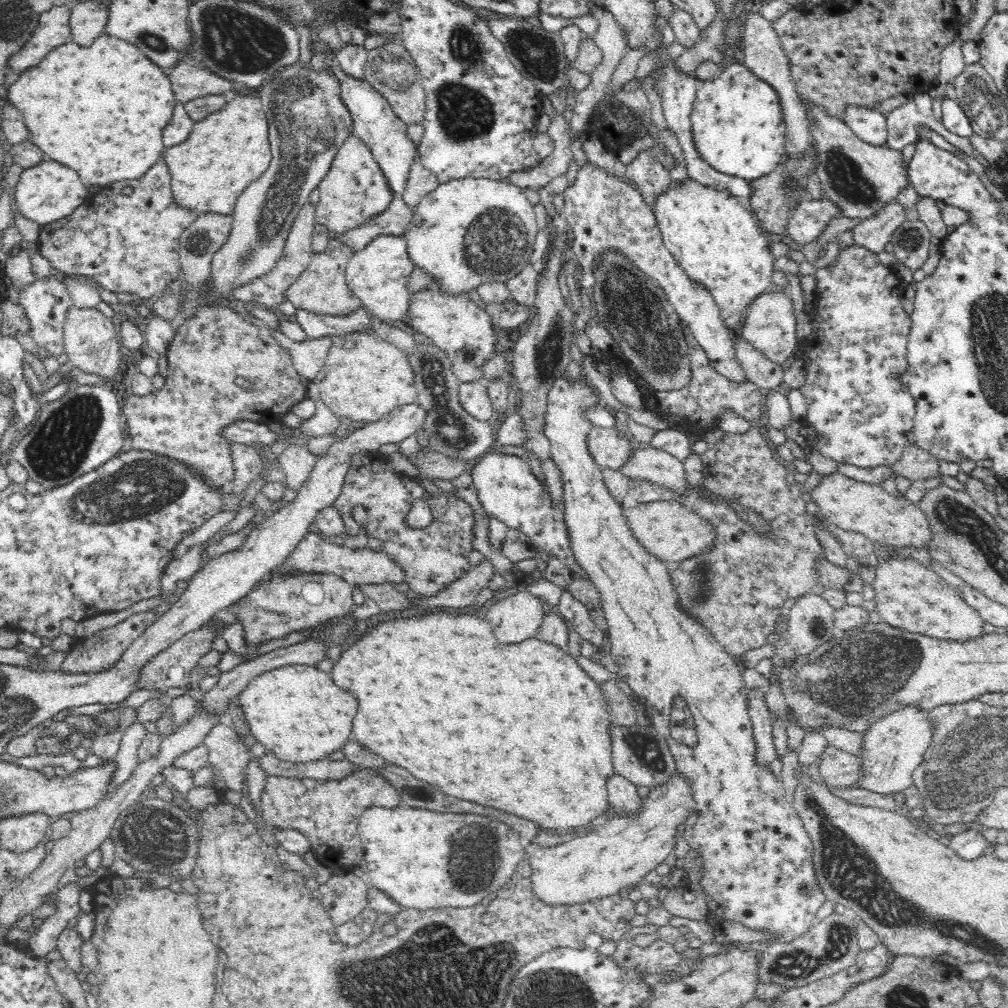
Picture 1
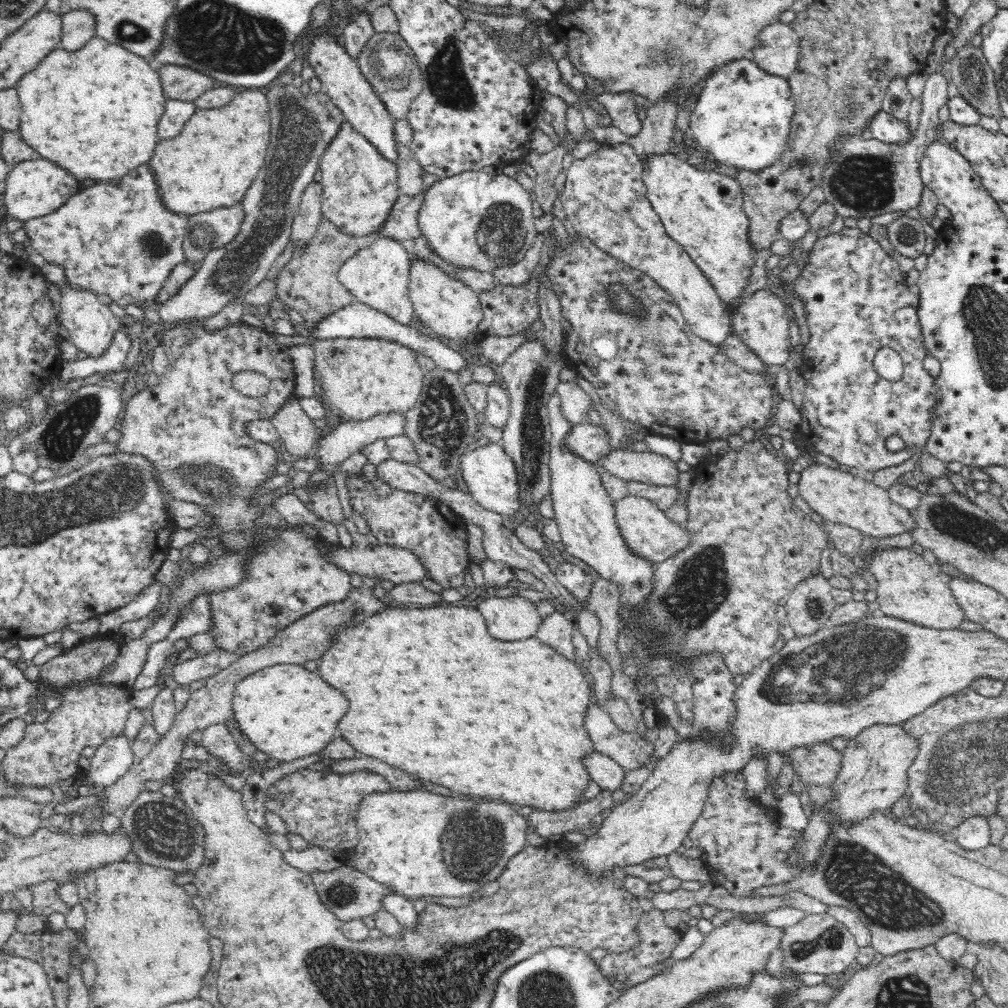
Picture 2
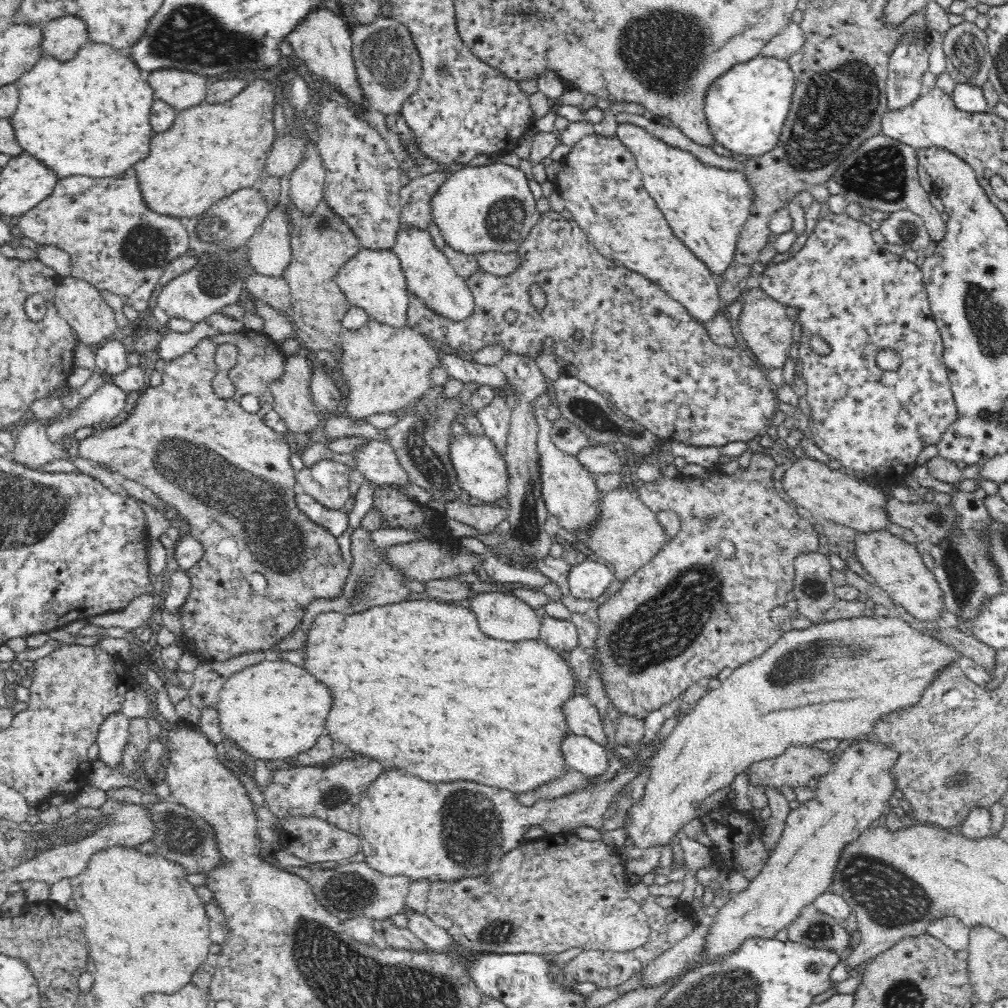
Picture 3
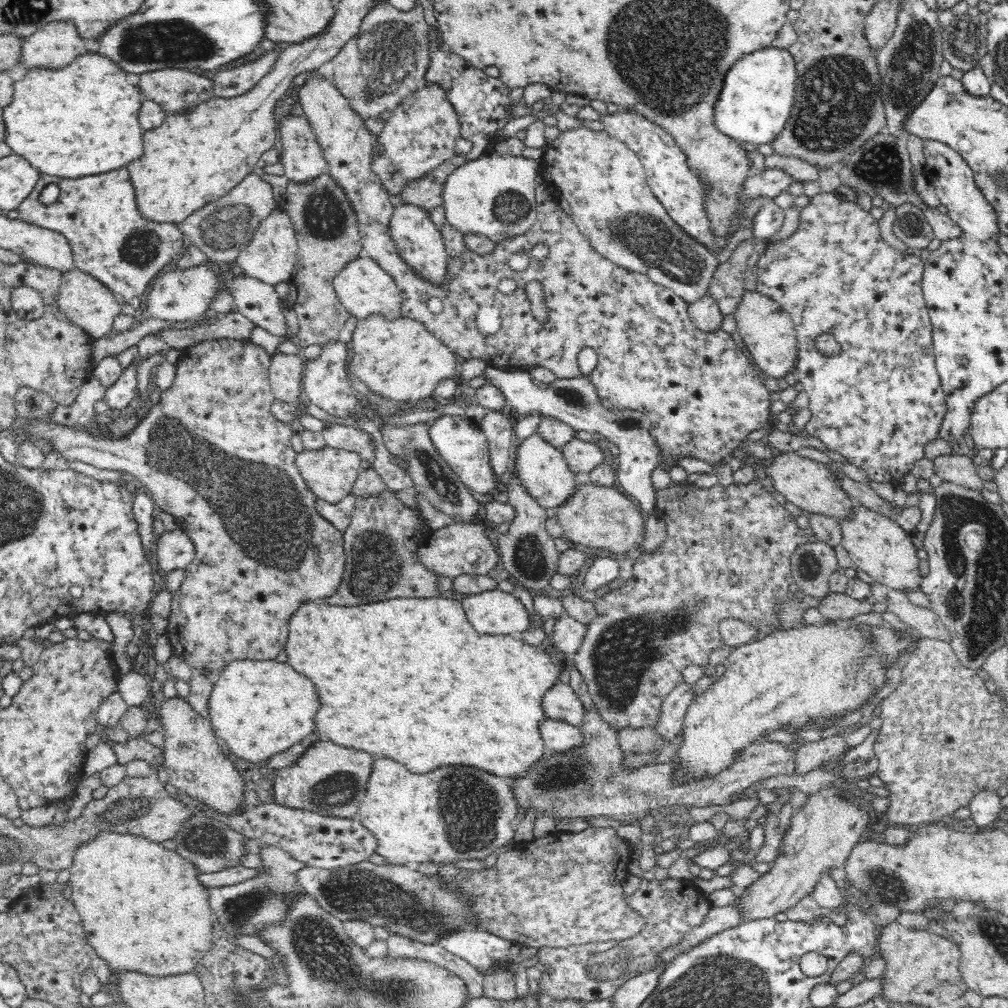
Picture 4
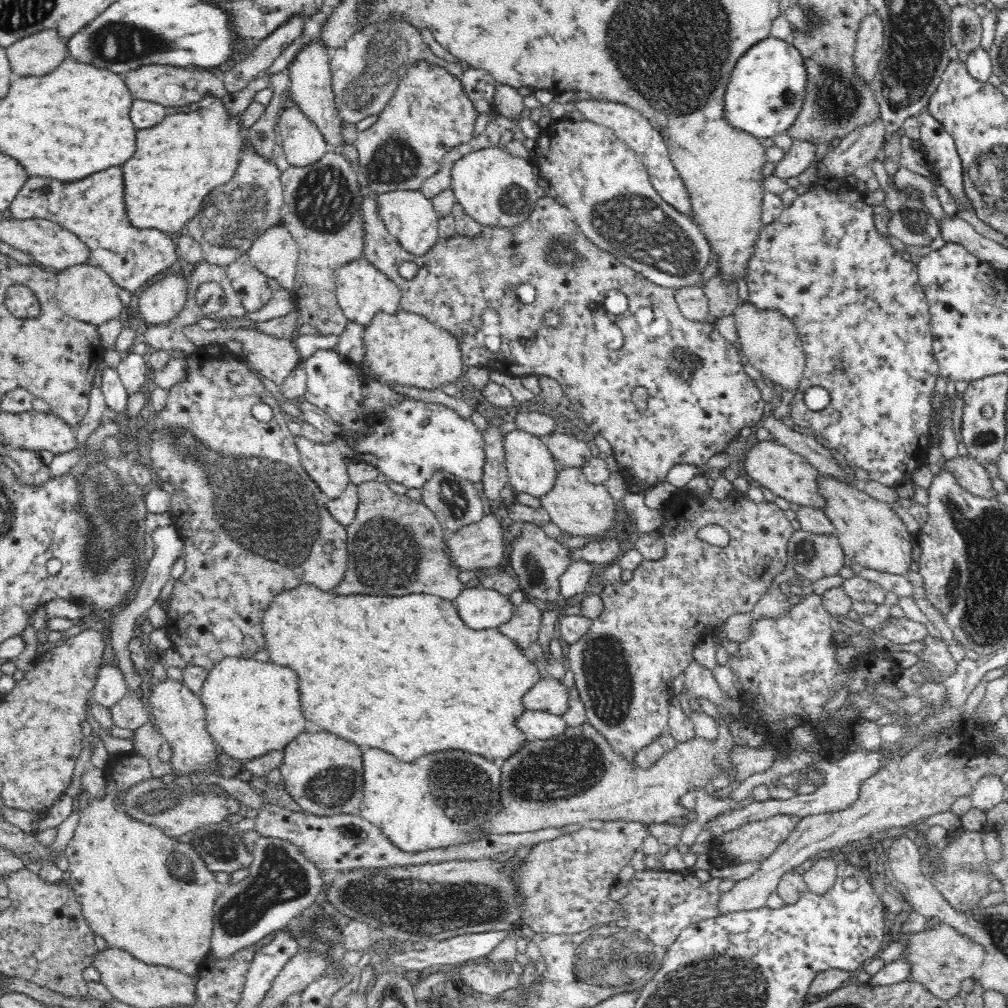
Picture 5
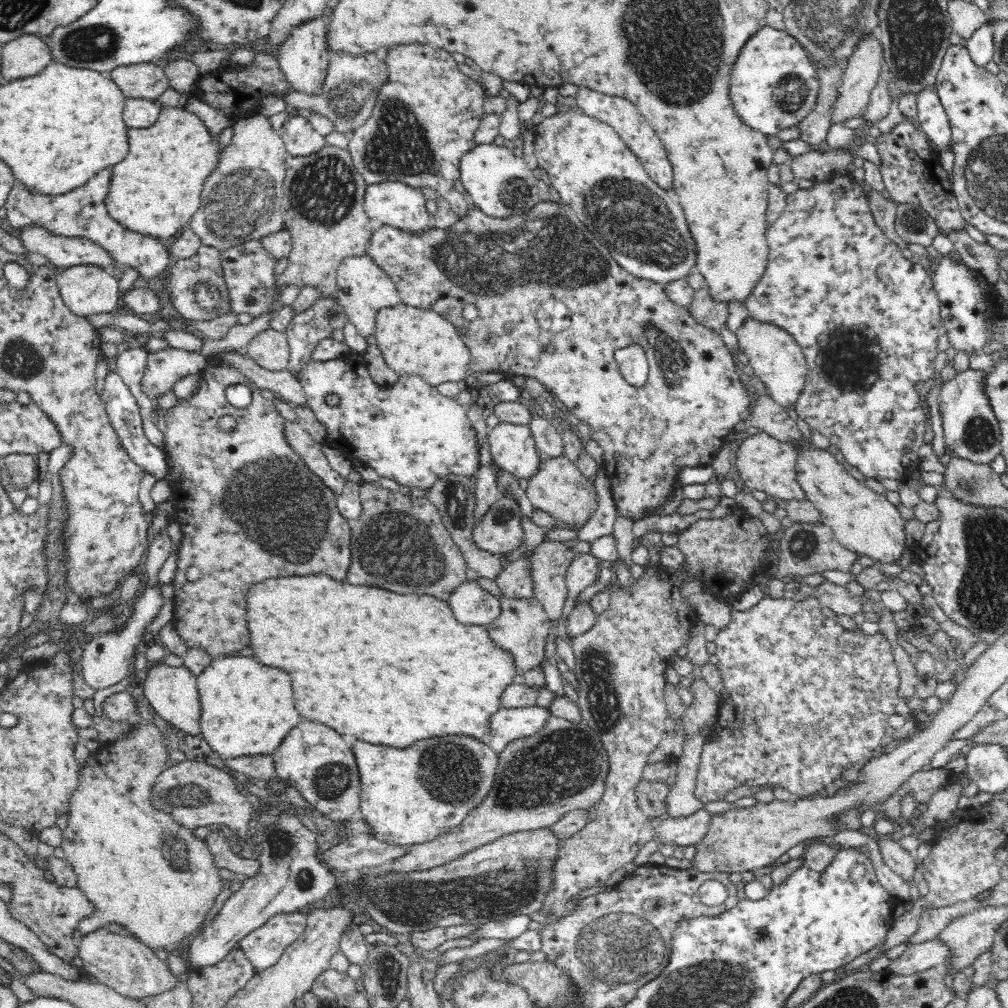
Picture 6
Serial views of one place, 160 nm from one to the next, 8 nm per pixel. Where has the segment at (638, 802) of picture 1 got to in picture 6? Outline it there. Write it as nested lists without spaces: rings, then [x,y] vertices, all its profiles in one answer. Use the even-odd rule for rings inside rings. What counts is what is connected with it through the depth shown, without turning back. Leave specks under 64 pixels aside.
[[[540,706],[504,707],[490,717],[491,733],[487,742],[493,750],[501,753],[512,740],[534,736],[551,716],[549,708]]]

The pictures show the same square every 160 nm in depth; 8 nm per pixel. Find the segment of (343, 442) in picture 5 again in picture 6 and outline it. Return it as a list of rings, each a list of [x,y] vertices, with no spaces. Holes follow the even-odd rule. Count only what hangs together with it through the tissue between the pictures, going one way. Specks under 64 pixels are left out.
[[[286,421],[284,433],[286,433],[286,441],[289,446],[302,458],[306,467],[312,470],[324,482],[324,485],[332,490],[334,495],[340,495],[346,485],[345,479],[330,467],[328,458],[322,451],[322,445],[315,442],[312,436],[296,421]]]

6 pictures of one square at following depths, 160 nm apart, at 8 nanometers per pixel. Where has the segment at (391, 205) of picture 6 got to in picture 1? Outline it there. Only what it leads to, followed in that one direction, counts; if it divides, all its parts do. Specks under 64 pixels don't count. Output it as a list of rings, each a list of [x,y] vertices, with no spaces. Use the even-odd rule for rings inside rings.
[[[422,289],[410,299],[405,325],[446,353],[460,384],[485,382],[481,366],[499,349],[491,316],[466,295],[446,295],[436,289]]]

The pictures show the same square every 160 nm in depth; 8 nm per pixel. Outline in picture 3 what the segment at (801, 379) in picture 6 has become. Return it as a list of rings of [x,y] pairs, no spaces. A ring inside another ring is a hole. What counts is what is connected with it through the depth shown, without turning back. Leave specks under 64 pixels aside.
[[[750,289],[743,296],[743,307],[734,325],[739,329],[744,340],[744,346],[750,351],[760,366],[766,371],[773,368],[783,368],[789,357],[788,350],[792,344],[794,323],[788,318],[786,307],[769,297],[764,290]]]

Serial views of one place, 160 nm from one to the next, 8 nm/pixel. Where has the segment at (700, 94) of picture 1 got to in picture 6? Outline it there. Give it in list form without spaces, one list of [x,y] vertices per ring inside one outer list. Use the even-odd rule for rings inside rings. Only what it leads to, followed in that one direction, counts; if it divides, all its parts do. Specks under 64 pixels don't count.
[[[766,25],[746,41],[733,64],[730,100],[736,115],[764,135],[796,127],[818,102],[819,74],[806,50],[785,30]]]

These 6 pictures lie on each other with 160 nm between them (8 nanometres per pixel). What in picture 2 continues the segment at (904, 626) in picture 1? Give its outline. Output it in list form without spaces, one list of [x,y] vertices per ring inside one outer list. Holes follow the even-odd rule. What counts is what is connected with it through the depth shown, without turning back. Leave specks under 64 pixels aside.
[[[910,549],[882,550],[870,562],[875,576],[877,602],[884,615],[936,630],[958,629],[967,620],[951,588],[936,566],[930,566]]]

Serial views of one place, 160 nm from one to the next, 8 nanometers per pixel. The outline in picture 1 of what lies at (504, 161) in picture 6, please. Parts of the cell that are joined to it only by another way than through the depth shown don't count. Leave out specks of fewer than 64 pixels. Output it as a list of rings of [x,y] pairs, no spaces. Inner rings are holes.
[[[461,178],[451,180],[450,182],[440,183],[430,194],[427,194],[414,208],[413,220],[408,226],[408,230],[402,235],[407,246],[407,257],[410,257],[414,268],[418,267],[418,271],[427,274],[431,280],[436,283],[436,286],[428,289],[436,289],[446,295],[466,295],[470,291],[477,290],[477,288],[487,282],[506,282],[508,279],[514,278],[517,274],[522,272],[522,269],[528,265],[528,259],[533,251],[533,244],[536,234],[539,230],[536,224],[534,214],[534,206],[527,199],[523,188],[512,183],[495,181],[489,178]]]

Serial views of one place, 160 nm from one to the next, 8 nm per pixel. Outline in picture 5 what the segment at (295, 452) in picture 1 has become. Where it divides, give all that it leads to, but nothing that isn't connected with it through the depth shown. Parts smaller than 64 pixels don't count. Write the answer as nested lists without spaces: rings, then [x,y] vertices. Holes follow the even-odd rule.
[[[188,325],[181,327],[182,332],[188,337],[197,347],[202,347],[206,344],[216,344],[224,346],[226,340],[238,340],[242,342],[242,355],[247,359],[251,368],[259,371],[262,376],[274,382],[276,386],[280,386],[285,378],[294,370],[294,367],[300,366],[299,362],[302,357],[299,354],[292,339],[276,338],[266,335],[254,329],[213,329],[203,330],[199,325]]]

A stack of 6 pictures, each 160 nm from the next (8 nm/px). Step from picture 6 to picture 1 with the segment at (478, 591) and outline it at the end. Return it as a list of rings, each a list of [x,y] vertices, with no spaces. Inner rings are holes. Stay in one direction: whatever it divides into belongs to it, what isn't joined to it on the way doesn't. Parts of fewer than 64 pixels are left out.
[[[520,590],[483,610],[495,637],[504,644],[518,644],[538,632],[545,615],[542,601],[528,591]]]

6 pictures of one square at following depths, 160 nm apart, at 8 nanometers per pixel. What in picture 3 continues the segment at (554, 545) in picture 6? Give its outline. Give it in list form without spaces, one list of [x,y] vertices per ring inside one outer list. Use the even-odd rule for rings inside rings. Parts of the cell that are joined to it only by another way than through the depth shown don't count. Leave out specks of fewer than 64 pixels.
[[[506,353],[497,365],[502,369],[506,381],[508,381],[509,401],[511,407],[511,424],[507,435],[505,454],[503,455],[508,466],[508,504],[510,505],[507,517],[510,522],[510,530],[490,533],[481,536],[480,532],[472,529],[470,524],[456,522],[446,517],[443,526],[449,530],[451,536],[469,541],[471,539],[482,541],[489,548],[499,548],[500,553],[512,555],[516,559],[528,557],[528,559],[540,559],[549,556],[550,546],[554,539],[544,529],[548,509],[544,497],[542,497],[542,476],[540,471],[540,449],[538,449],[538,434],[540,426],[534,415],[534,404],[539,396],[546,394],[549,380],[541,373],[540,367],[535,361],[536,357],[528,354]]]

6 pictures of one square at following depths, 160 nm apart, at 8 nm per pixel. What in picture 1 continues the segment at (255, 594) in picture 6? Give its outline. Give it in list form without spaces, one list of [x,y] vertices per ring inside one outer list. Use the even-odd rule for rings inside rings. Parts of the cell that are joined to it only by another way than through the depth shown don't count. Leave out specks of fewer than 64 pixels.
[[[446,612],[431,615],[425,613],[418,618],[398,618],[382,622],[378,628],[364,633],[356,642],[346,646],[341,657],[334,662],[332,678],[340,688],[354,692],[360,702],[352,728],[356,740],[382,756],[384,761],[406,769],[418,780],[440,786],[440,790],[448,796],[498,808],[534,822],[538,828],[556,833],[563,839],[586,834],[586,830],[593,829],[592,824],[598,825],[612,814],[607,793],[607,782],[616,774],[610,736],[610,727],[613,726],[611,706],[599,684],[578,665],[575,657],[559,646],[535,636],[518,644],[504,644],[495,637],[491,624],[484,616],[477,618],[475,615],[457,616]]]

